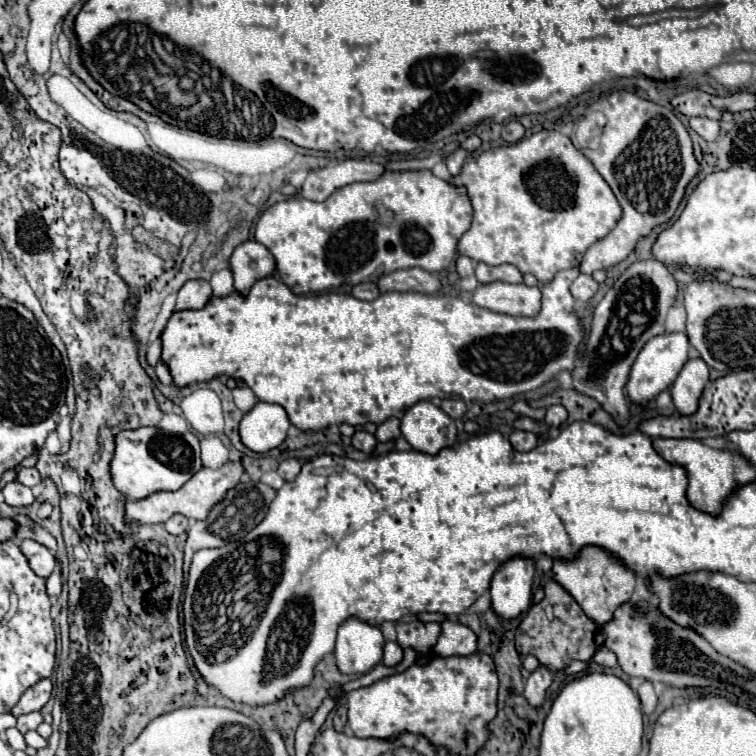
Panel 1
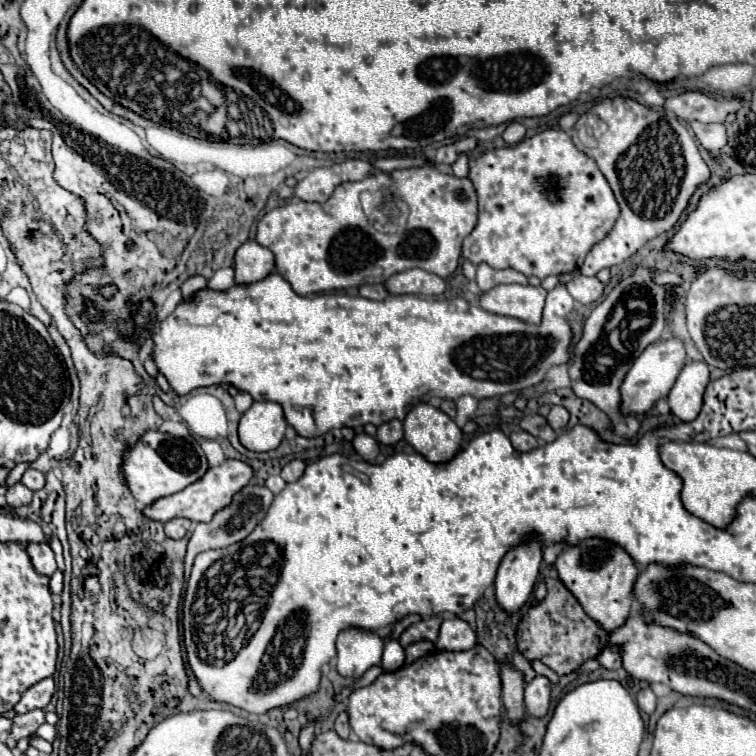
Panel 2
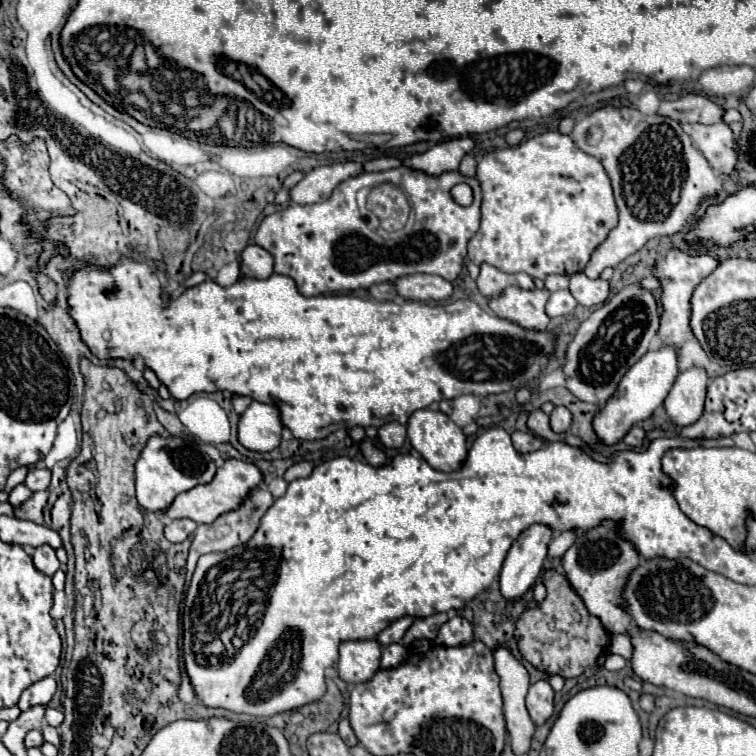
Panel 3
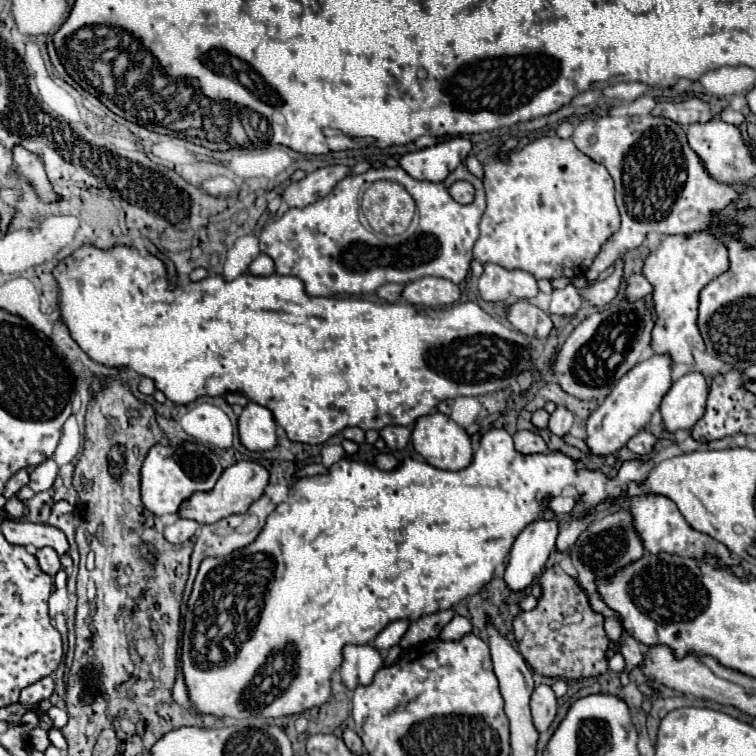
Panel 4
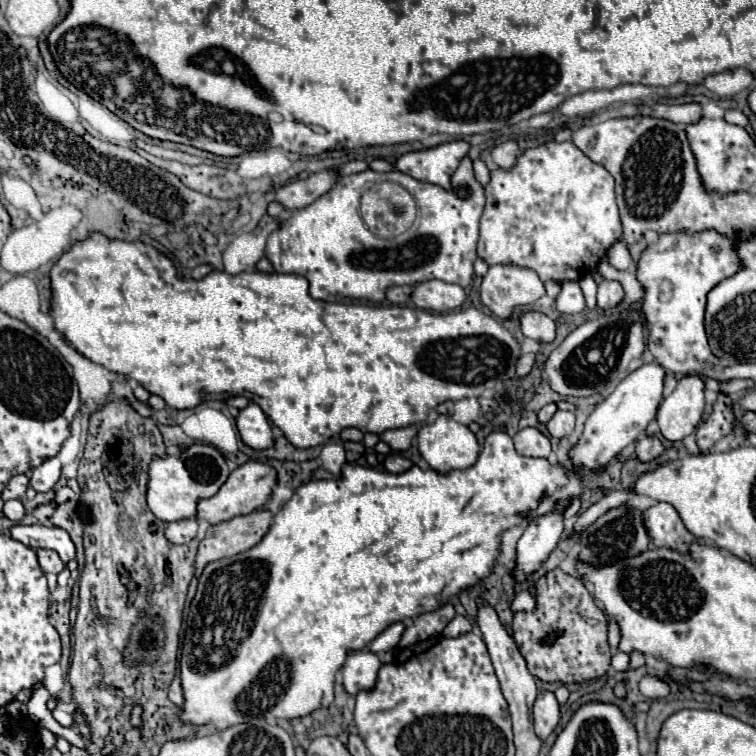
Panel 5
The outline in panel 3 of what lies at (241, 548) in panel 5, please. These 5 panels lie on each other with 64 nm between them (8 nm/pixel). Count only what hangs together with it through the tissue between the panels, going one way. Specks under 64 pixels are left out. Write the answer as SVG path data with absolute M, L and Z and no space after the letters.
M256 488L252 490L250 498L242 502L242 506L234 512L226 512L222 514L220 518L216 518L212 524L198 524L196 532L194 532L194 540L192 540L192 546L190 546L190 554L188 554L188 574L186 574L186 582L192 580L192 572L196 568L196 560L202 556L202 554L210 554L210 552L226 552L226 550L232 550L234 546L240 546L240 544L246 544L256 528L260 526L260 520L262 516L266 514L266 510L274 504L274 498L268 490L264 488Z

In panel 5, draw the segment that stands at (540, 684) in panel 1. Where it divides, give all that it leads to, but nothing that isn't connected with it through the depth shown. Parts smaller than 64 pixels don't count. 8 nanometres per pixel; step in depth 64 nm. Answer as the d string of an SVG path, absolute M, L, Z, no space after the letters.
M544 692L534 704L534 730L540 740L546 740L560 722L558 700L552 692Z

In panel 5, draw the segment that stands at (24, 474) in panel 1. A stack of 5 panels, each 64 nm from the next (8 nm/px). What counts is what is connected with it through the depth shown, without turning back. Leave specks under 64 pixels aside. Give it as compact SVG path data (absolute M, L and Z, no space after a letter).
M58 458L44 460L38 468L32 470L30 486L36 492L48 492L48 490L52 490L54 484L58 482L58 478L60 478L60 470L62 470L62 464L60 464Z

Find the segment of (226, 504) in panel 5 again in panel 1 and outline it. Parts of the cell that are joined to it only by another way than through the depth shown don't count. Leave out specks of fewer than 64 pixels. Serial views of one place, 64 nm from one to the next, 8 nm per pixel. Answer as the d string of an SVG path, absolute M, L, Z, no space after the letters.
M226 462L220 468L202 468L176 492L156 492L144 500L128 502L126 520L140 522L140 524L160 524L174 514L182 514L192 520L204 520L204 516L208 516L208 512L212 510L212 504L218 504L220 500L224 500L224 492L228 492L228 488L234 488L242 480L244 472L246 470L240 462Z

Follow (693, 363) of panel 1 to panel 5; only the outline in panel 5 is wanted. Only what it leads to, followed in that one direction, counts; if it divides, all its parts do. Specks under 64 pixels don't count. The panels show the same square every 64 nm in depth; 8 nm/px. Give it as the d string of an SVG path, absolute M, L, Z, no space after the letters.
M684 376L676 390L658 408L658 426L666 440L682 442L696 432L704 410L704 382L700 376Z

